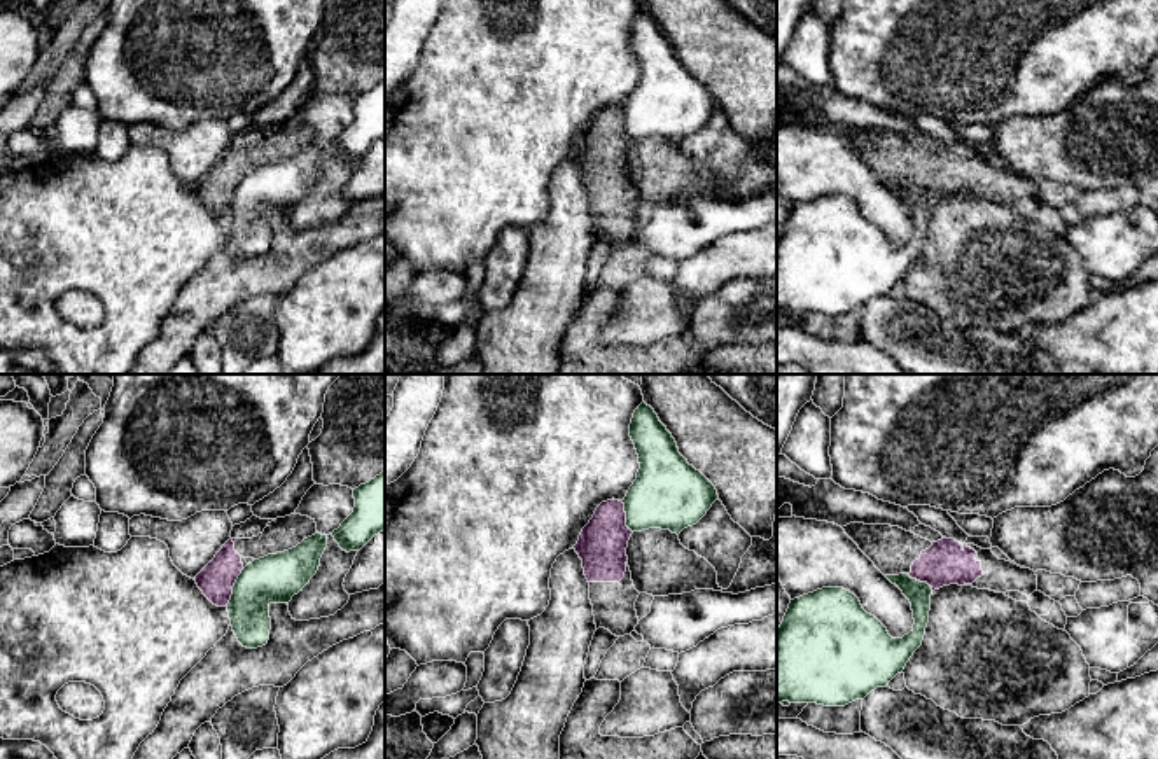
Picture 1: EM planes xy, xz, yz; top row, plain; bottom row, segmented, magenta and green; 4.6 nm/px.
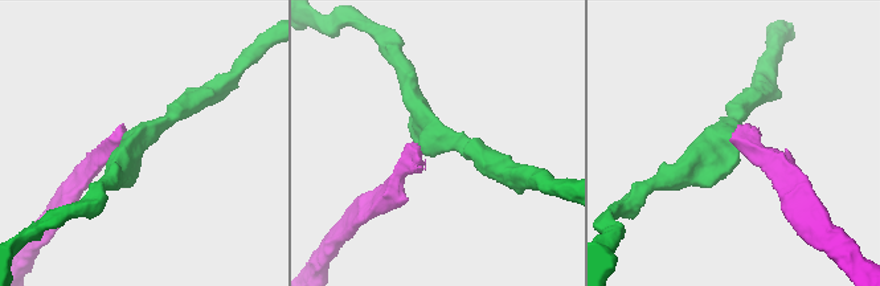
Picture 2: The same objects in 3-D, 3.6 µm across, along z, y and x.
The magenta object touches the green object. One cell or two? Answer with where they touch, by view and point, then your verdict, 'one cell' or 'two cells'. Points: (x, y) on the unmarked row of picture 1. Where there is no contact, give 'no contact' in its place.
meets magenta in xy at (231, 196); two cells

